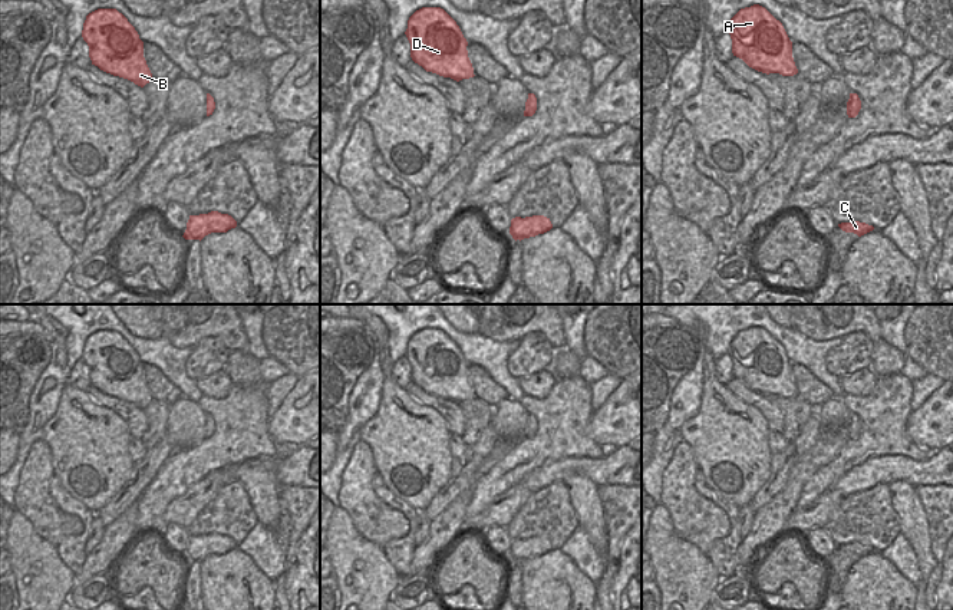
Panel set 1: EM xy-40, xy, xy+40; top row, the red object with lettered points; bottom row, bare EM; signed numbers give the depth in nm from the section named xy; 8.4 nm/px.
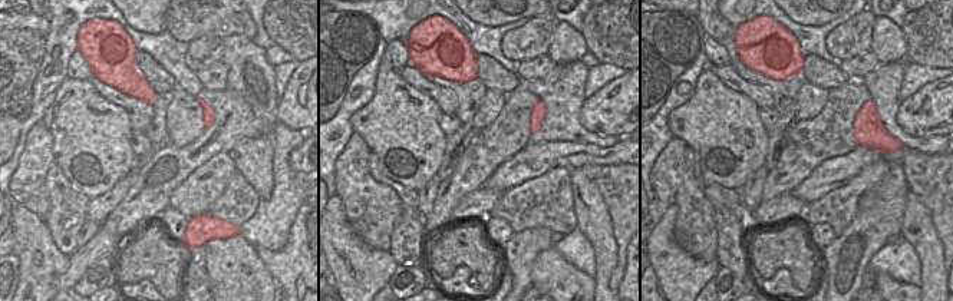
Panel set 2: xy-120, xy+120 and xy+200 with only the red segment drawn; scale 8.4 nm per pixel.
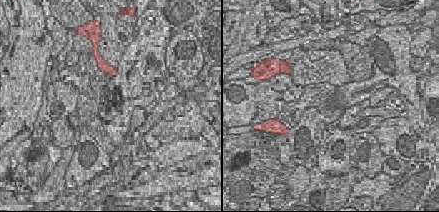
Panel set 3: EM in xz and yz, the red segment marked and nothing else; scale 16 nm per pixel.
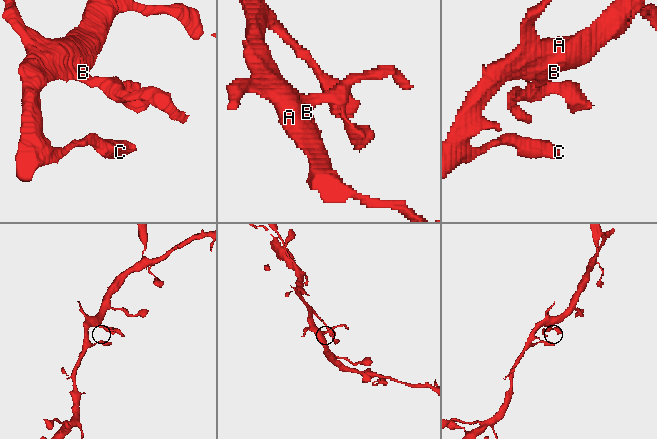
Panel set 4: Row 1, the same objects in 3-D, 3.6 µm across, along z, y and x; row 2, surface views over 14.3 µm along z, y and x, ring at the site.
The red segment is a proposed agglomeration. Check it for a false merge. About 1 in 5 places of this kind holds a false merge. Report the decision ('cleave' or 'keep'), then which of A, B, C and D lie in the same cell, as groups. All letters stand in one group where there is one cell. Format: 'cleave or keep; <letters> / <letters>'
keep; A B C D

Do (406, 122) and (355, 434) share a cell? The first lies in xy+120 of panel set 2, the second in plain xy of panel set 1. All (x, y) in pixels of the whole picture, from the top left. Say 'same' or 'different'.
different

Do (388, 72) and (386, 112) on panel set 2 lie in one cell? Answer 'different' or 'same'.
same

